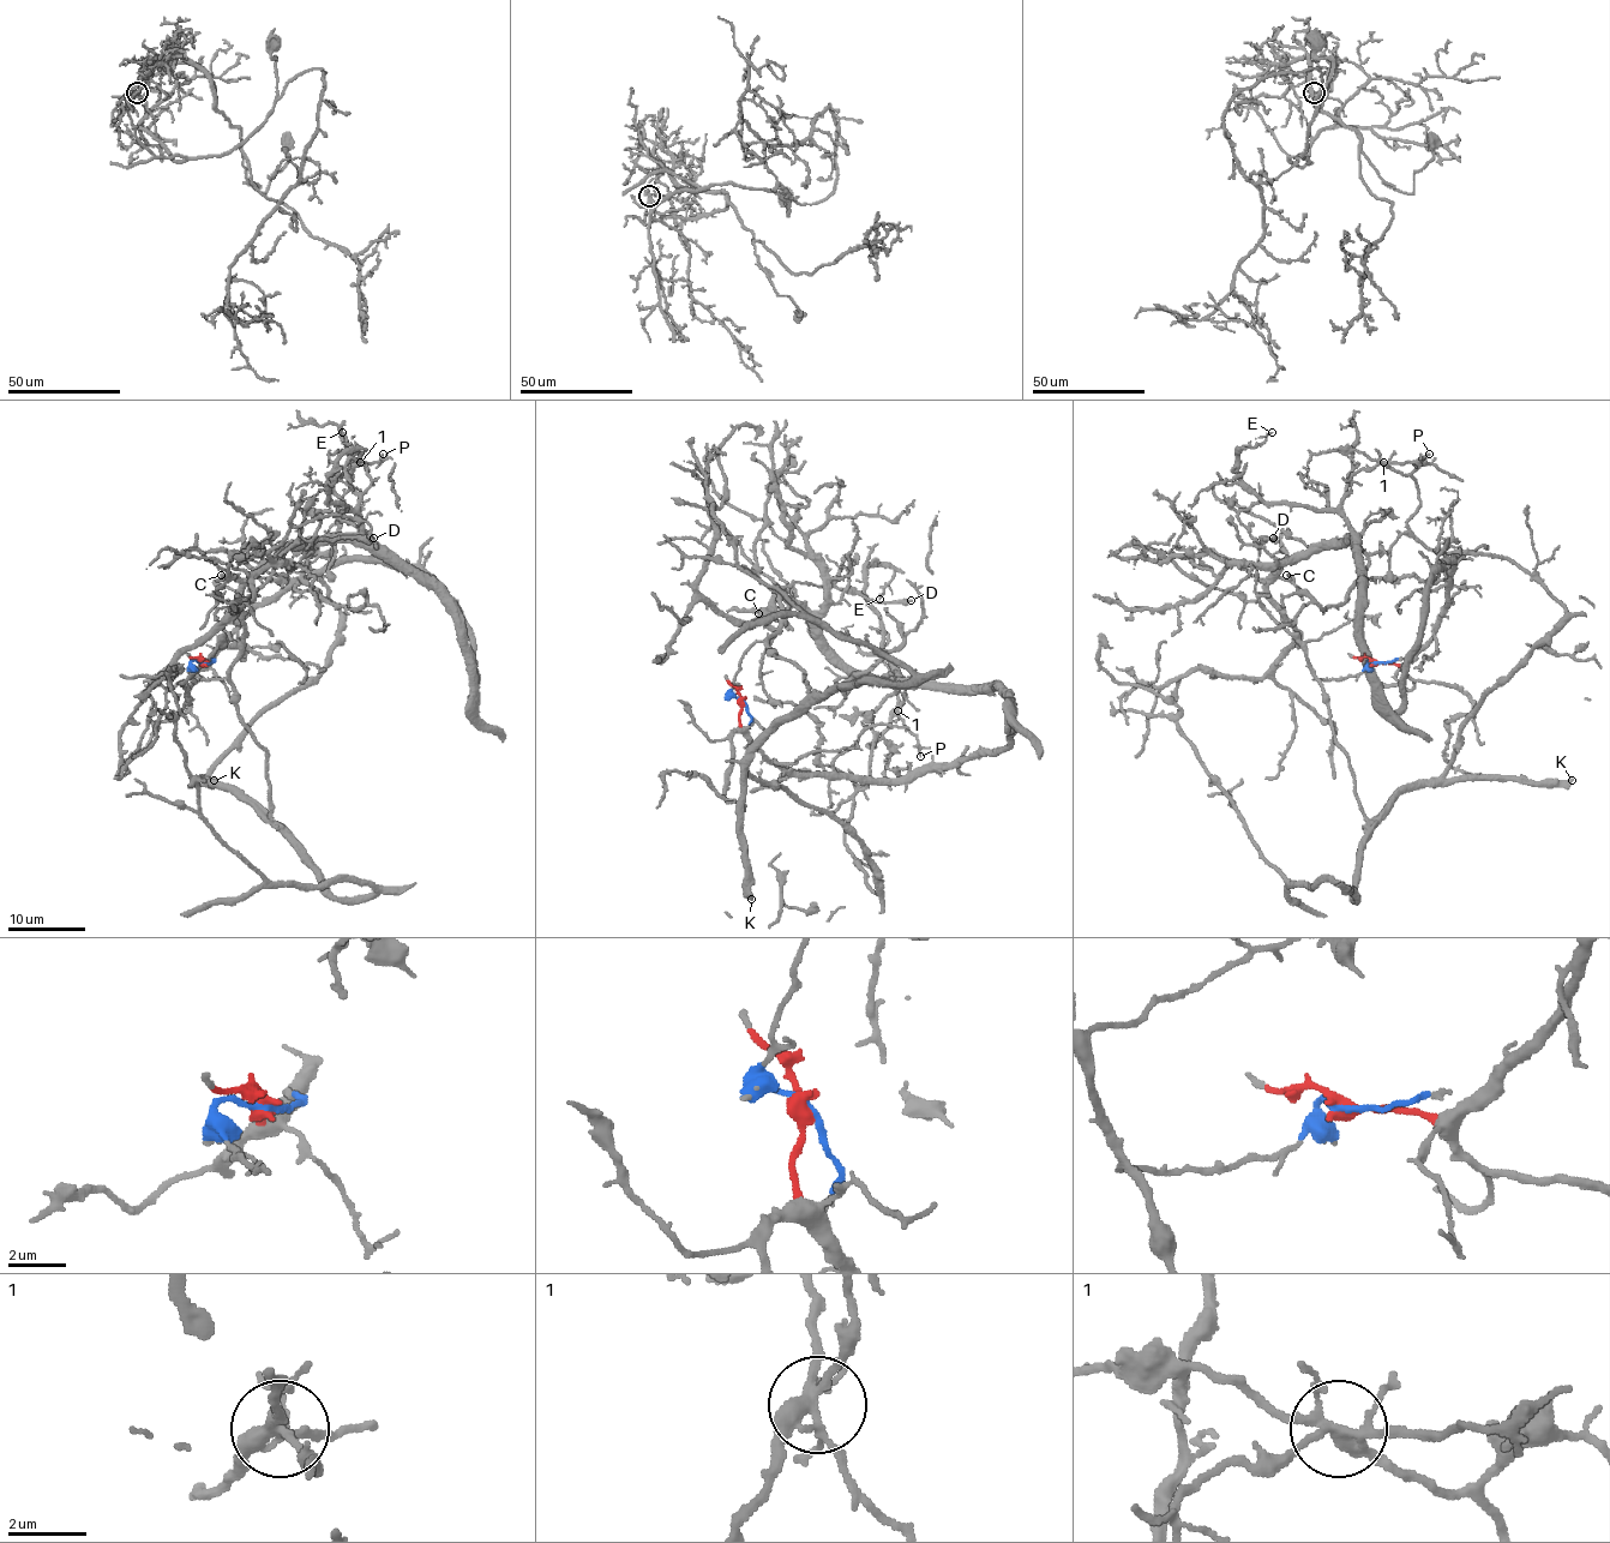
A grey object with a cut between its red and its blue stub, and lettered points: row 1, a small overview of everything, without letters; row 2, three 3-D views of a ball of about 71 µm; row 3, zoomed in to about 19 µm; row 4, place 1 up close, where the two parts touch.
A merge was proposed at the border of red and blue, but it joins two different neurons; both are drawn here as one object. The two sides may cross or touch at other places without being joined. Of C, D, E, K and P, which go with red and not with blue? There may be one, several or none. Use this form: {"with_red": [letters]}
{"with_red": ["C", "E", "P"]}

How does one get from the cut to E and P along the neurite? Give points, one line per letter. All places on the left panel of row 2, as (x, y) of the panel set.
E: (205, 662), (341, 562), (415, 568), (472, 644), (469, 710), (460, 622), (328, 500), (356, 449), (341, 433)
P: (205, 662), (341, 562), (415, 568), (472, 644), (472, 709), (460, 622), (365, 532), (360, 462), (382, 454)

